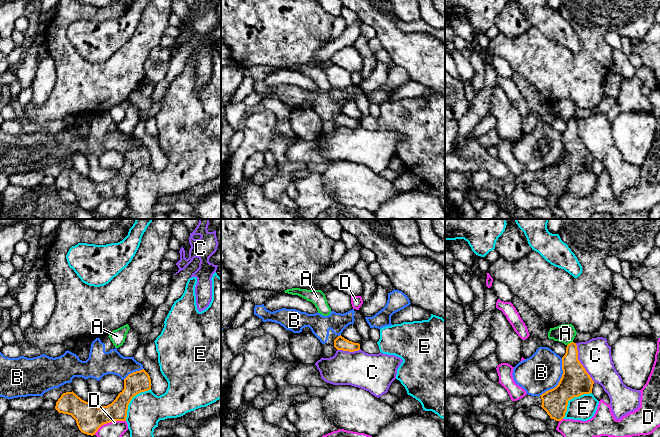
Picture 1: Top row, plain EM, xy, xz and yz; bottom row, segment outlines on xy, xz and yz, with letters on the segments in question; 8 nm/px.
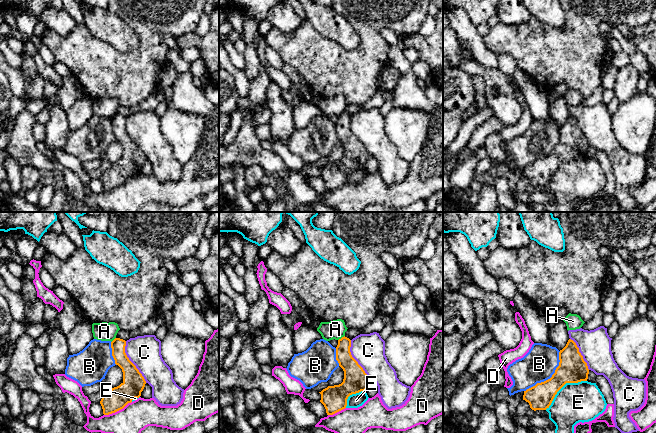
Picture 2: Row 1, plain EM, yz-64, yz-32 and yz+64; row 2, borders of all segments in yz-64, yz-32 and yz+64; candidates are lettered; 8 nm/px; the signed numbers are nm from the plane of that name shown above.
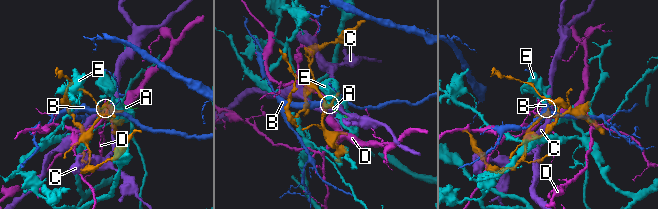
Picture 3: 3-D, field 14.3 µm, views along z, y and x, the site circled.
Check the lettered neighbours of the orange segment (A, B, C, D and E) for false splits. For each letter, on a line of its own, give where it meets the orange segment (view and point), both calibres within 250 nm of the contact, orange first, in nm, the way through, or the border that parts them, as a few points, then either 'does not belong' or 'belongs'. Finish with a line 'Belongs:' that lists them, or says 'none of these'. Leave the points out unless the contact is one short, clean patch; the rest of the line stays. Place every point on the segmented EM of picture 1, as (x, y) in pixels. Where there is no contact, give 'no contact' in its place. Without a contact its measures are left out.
A: contact yz (569, 343); calibres 180 and 160 nm; border yz (572, 341), (567, 345); does not belong
B: contact yz (560, 380); calibres 240 and 300 nm; does not belong
C: contact yz (580, 363); calibres 240 and 260 nm; does not belong
D: contact xy (109, 422); calibres 220 and 130 nm; does not belong
E: contact xy (131, 399); calibres 170 and 280 nm; does not belong
Belongs: none of these

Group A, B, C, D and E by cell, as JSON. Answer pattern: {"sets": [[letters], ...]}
{"sets": [["A"], ["B"], ["C"], ["D"], ["E"]]}

